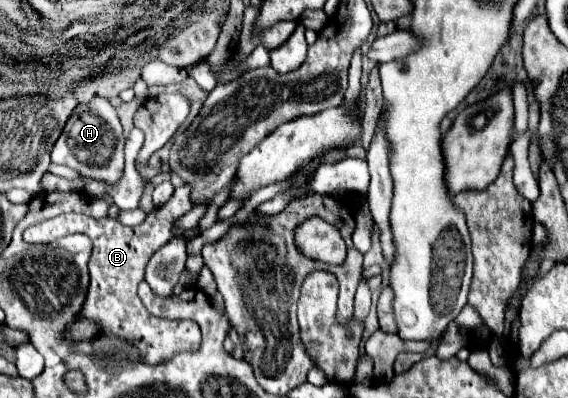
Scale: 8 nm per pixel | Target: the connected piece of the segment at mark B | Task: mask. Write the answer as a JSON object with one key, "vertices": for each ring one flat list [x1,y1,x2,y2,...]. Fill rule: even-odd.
{"vertices":[[181,185,175,189,175,193,165,205,155,207,147,215,147,219,137,227,121,225,115,219,93,219,87,215,67,213,67,215,59,215,49,221,43,221,35,225,35,229,29,227,23,237,27,243,53,243,55,239,61,239,71,233,85,233,93,241,93,255,89,261,91,285,89,285,89,295,83,305,83,311,79,313,79,319,99,321,101,333,111,333,135,343,145,363,161,363,163,359,169,359,175,353,197,351,202,338,201,331,194,321,159,319,147,313,141,299,137,297,137,285,143,281,147,259,159,247,169,243,175,235,181,235,185,239,197,237,197,229,175,227,175,221,181,215,189,213,191,207,193,207,191,187]]}

